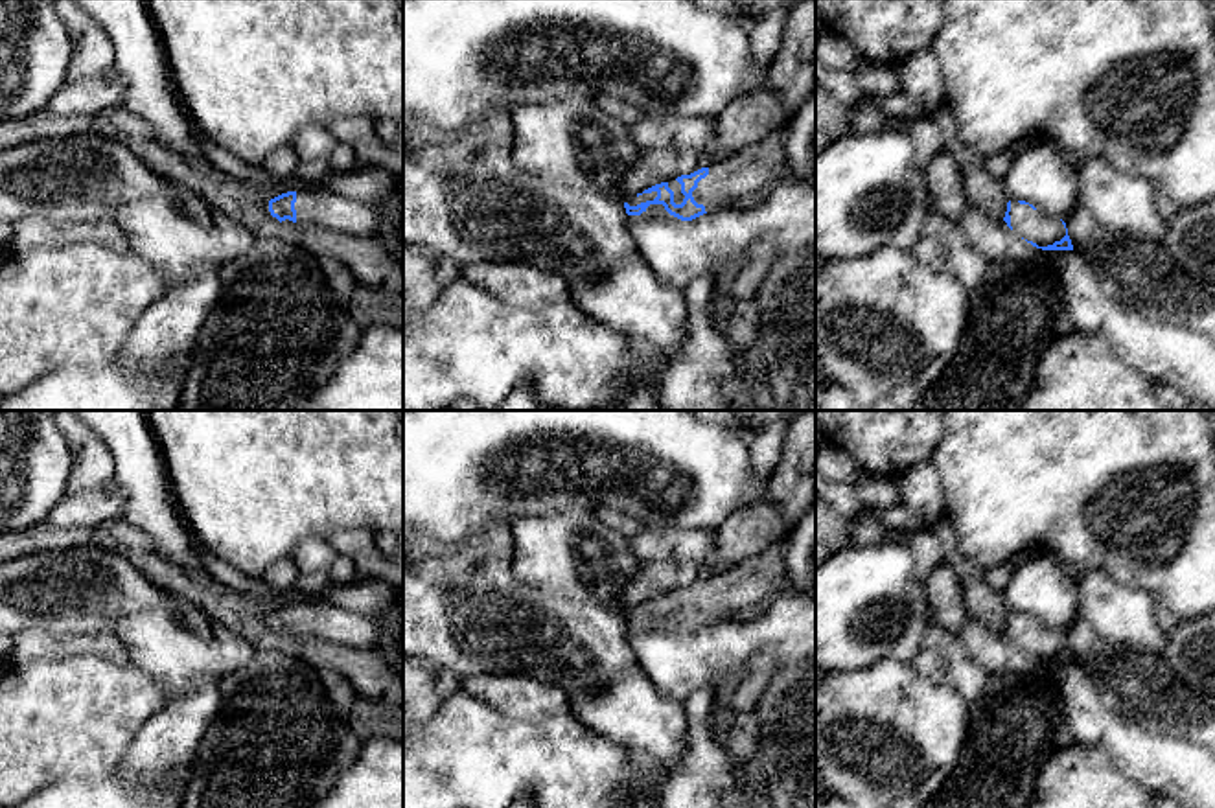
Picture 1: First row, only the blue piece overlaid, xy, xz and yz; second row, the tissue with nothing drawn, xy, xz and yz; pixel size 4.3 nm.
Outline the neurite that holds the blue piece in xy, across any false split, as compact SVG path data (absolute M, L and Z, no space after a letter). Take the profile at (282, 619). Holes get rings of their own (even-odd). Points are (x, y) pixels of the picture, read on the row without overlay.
M328 598L282 606L269 613L269 624L280 635L307 635L348 648L376 648L377 618L333 606Z

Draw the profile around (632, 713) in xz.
M642 672L611 687L569 696L571 714L624 749L644 749L665 773L677 771L688 729L683 703L665 696Z

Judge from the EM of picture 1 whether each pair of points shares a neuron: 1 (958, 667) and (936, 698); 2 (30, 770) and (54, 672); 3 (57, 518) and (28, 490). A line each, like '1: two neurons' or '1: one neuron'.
1: two neurons
2: one neuron
3: two neurons

